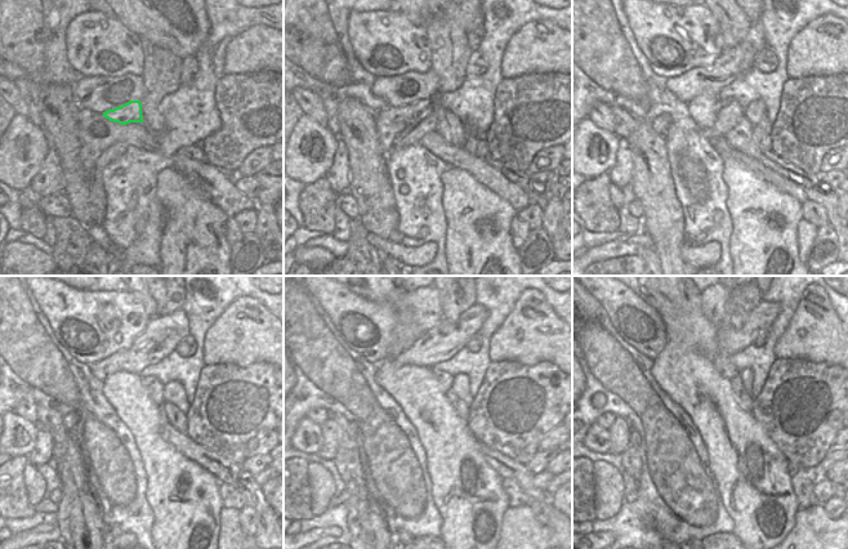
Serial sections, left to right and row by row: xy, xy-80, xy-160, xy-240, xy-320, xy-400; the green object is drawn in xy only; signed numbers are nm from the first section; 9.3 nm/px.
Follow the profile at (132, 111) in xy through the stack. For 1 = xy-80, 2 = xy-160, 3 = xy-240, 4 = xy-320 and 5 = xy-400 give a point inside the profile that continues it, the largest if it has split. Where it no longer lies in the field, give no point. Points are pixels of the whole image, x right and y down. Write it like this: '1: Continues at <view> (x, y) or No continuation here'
1: Continues at xy-80 (389, 115)
2: Continues at xy-160 (661, 124)
3: Continues at xy-240 (74, 424)
4: Continues at xy-320 (353, 427)
5: Continues at xy-400 (634, 438).

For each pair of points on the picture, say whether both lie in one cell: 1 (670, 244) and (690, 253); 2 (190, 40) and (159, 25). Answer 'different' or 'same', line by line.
1: different
2: same

